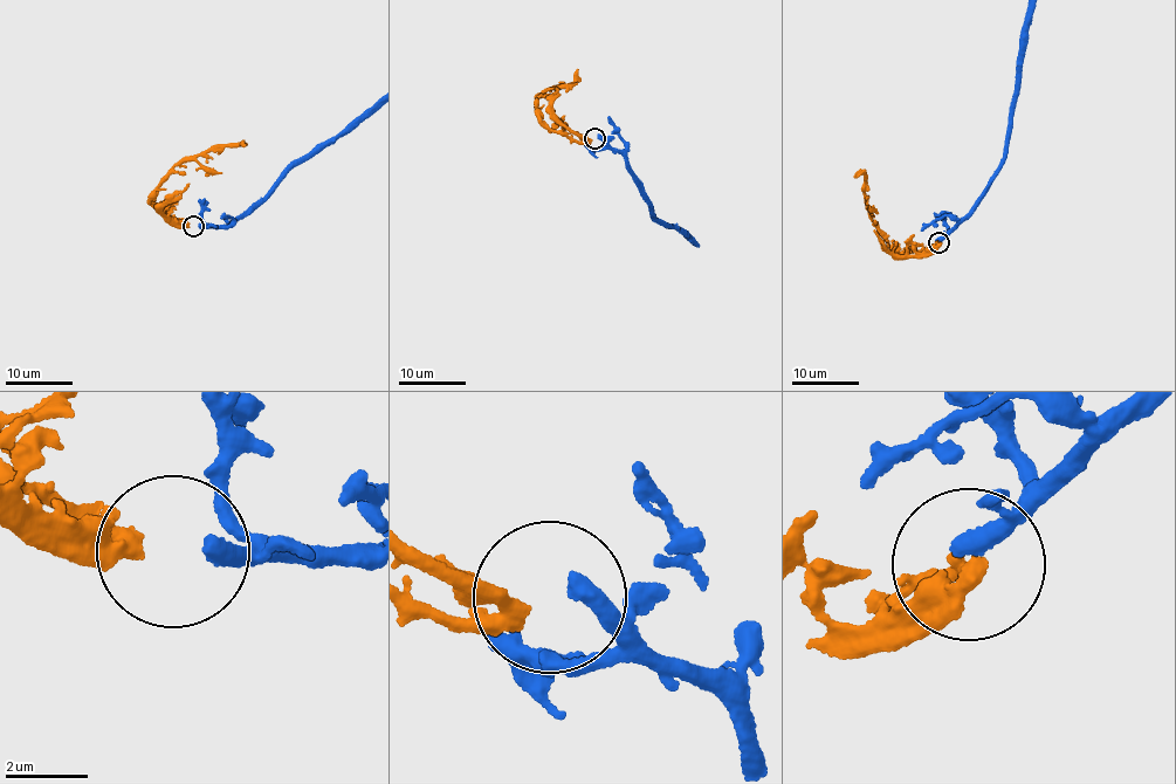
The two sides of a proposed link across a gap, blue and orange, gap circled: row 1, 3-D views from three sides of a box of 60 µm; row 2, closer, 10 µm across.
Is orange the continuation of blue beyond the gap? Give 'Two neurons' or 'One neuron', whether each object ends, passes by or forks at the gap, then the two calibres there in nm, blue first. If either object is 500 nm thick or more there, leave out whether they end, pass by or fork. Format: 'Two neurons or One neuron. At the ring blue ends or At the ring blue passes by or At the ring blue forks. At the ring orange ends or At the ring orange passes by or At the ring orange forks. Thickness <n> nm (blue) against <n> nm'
One neuron. Thickness 480 nm (blue) against 500 nm

